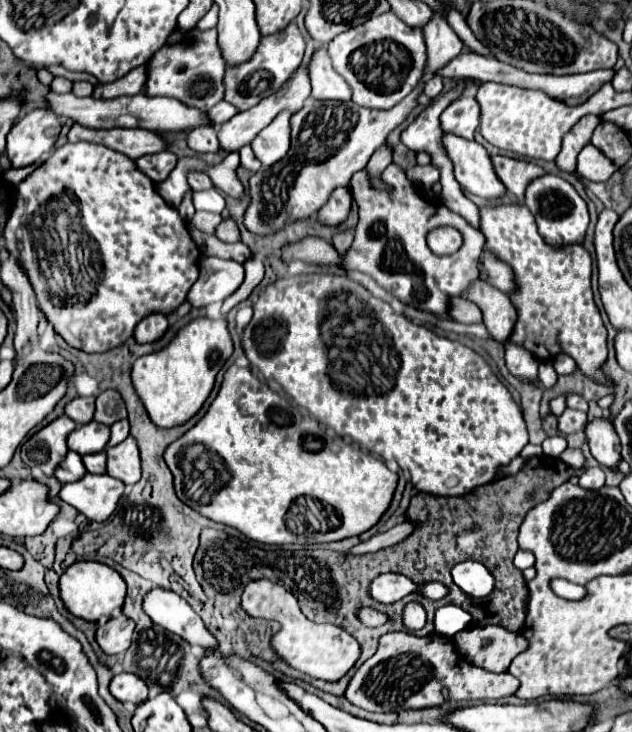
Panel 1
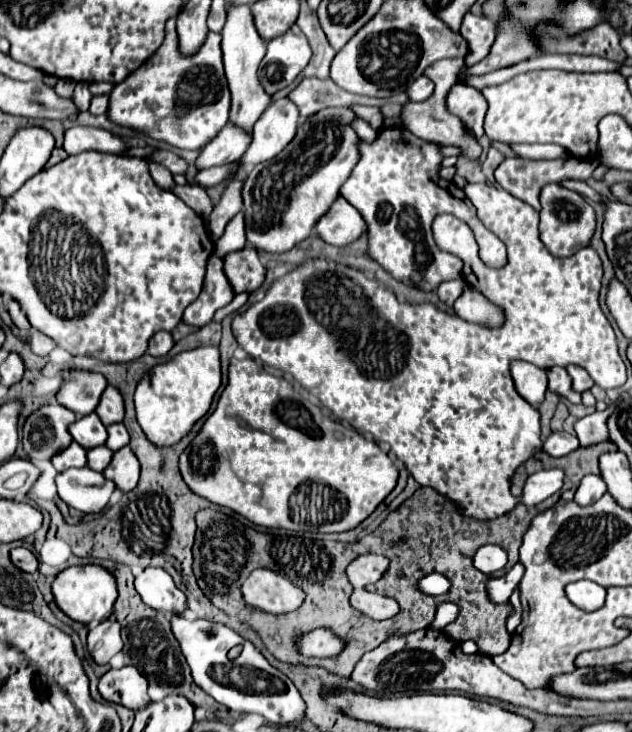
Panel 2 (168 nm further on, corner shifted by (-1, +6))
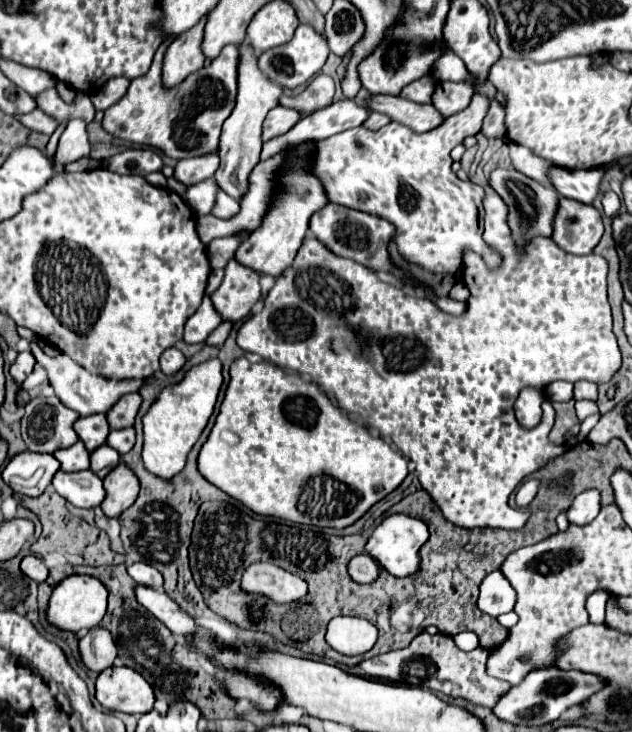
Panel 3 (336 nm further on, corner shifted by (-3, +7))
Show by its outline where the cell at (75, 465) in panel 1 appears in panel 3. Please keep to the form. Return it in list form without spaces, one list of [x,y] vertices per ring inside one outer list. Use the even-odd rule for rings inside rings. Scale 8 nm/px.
[[[82,441],[74,443],[72,447],[56,451],[54,457],[60,461],[60,469],[62,471],[84,471],[84,469],[90,467],[90,461],[88,461],[90,453],[86,451]]]

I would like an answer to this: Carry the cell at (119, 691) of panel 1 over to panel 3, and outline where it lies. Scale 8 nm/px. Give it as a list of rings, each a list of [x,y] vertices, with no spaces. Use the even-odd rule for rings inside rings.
[[[108,667],[96,679],[96,699],[102,707],[122,713],[148,713],[154,707],[152,685],[130,667]]]

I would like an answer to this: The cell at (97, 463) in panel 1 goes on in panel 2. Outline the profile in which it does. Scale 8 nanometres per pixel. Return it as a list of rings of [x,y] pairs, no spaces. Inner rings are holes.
[[[98,446],[98,448],[92,448],[90,452],[88,452],[88,468],[92,468],[92,470],[96,470],[96,472],[104,472],[104,468],[110,464],[110,460],[112,460],[112,450],[108,448],[108,446]]]

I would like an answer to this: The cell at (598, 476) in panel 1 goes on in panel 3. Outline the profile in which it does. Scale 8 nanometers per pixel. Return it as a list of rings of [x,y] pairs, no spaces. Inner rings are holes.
[[[586,489],[572,501],[568,509],[568,521],[576,525],[586,525],[598,515],[598,511],[600,511],[600,491]]]

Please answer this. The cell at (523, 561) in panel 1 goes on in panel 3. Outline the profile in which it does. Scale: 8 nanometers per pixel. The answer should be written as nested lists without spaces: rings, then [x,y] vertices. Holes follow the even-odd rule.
[[[494,571],[486,575],[486,579],[480,585],[478,607],[488,615],[498,617],[502,613],[512,611],[514,603],[516,603],[516,591],[510,587],[510,581],[504,577],[504,573]]]

